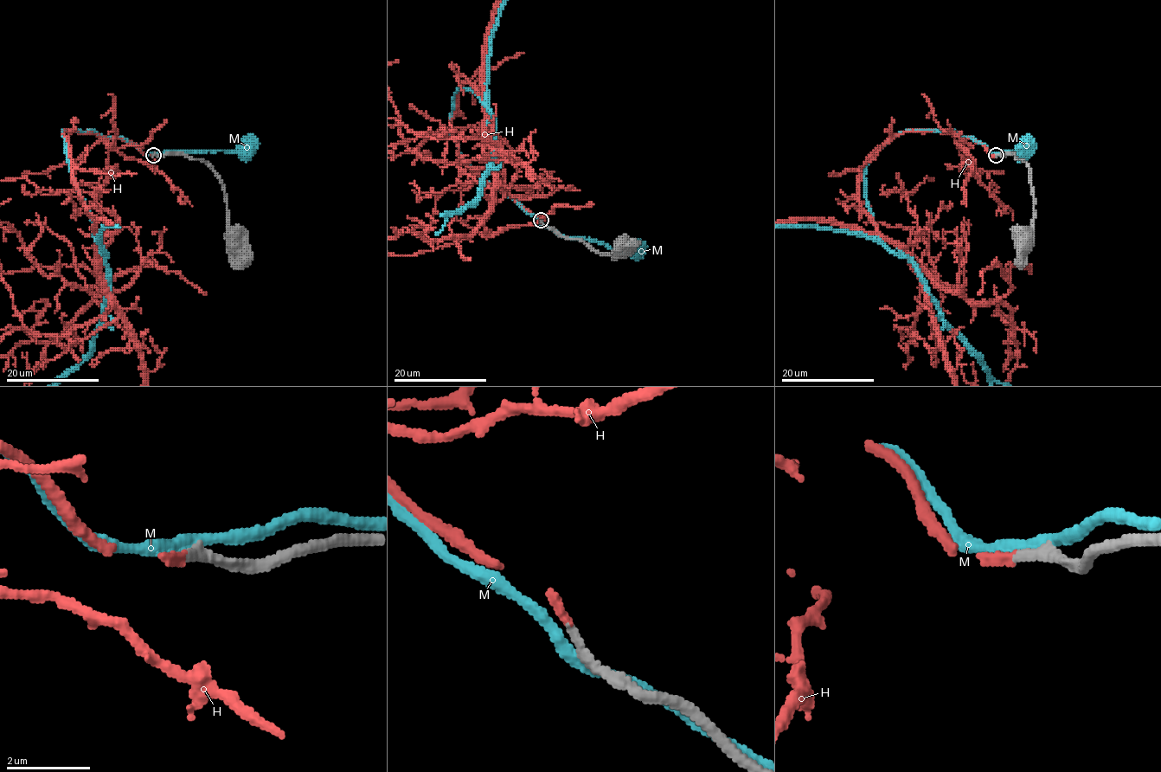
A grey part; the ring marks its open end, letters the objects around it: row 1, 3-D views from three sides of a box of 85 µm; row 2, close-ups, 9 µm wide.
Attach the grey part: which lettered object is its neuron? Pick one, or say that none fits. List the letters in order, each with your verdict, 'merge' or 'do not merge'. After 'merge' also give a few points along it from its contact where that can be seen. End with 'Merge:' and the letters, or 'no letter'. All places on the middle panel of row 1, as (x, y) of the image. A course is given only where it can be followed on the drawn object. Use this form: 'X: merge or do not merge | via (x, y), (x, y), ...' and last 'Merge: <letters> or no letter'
H: merge
M: do not merge
Merge: H

